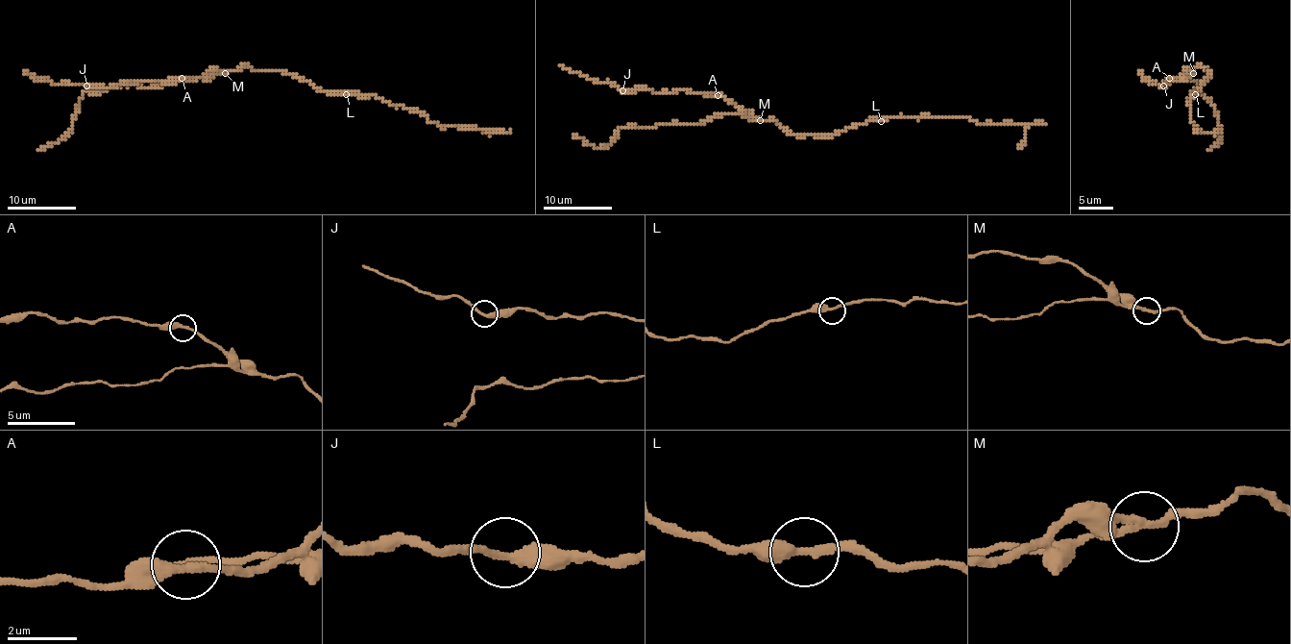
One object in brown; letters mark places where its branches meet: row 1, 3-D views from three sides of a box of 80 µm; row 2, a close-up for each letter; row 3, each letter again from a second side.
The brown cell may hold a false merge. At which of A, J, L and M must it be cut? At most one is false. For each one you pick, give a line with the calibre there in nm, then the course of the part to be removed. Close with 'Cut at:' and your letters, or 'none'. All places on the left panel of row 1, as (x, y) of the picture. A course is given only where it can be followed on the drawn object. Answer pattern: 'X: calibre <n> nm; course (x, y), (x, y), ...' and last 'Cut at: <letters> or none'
M: calibre 240 nm; course (225, 73), (187, 77), (156, 86), (121, 86), (101, 92), (85, 92), (75, 111), (71, 130), (36, 149)
Cut at: M

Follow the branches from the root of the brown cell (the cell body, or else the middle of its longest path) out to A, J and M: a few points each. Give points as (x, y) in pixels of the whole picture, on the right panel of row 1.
A: (1208, 71), (1197, 66), (1193, 71), (1186, 71), (1178, 78), (1169, 78)
J: (1208, 71), (1197, 66), (1193, 71), (1163, 82), (1163, 86)
M: (1208, 71), (1197, 66), (1193, 73)

